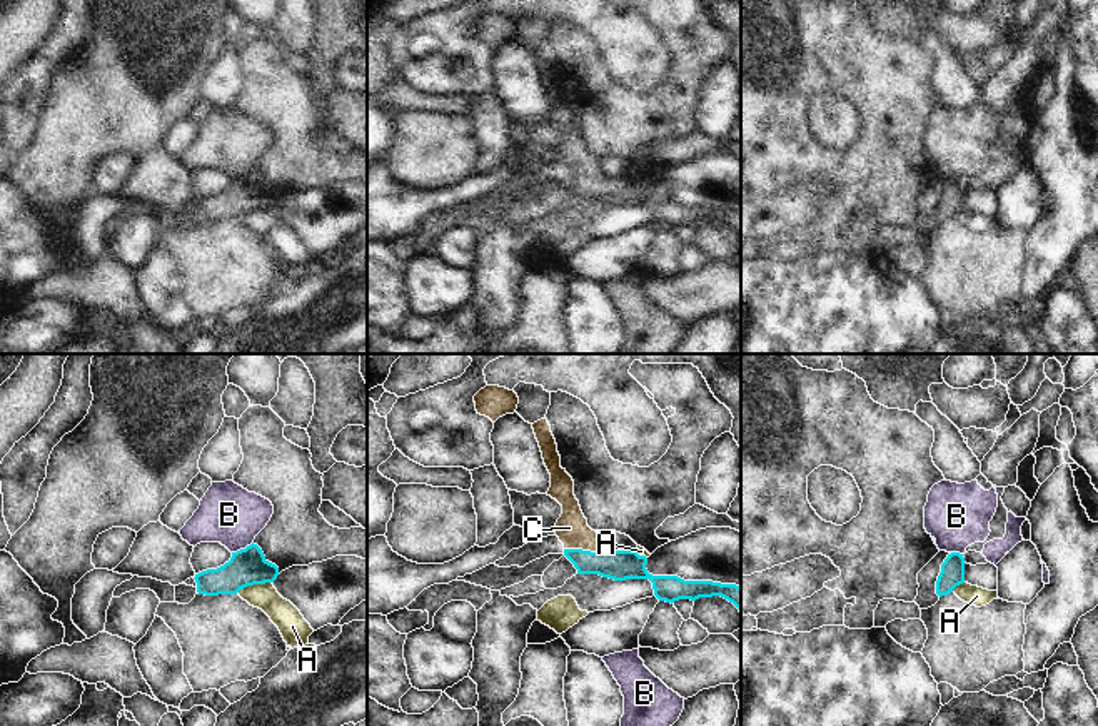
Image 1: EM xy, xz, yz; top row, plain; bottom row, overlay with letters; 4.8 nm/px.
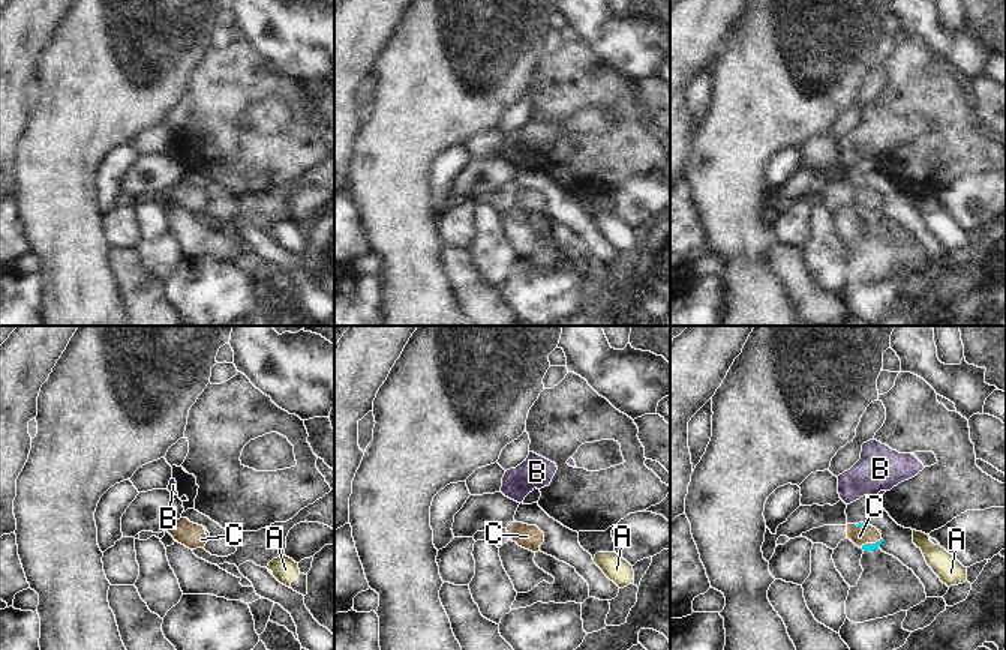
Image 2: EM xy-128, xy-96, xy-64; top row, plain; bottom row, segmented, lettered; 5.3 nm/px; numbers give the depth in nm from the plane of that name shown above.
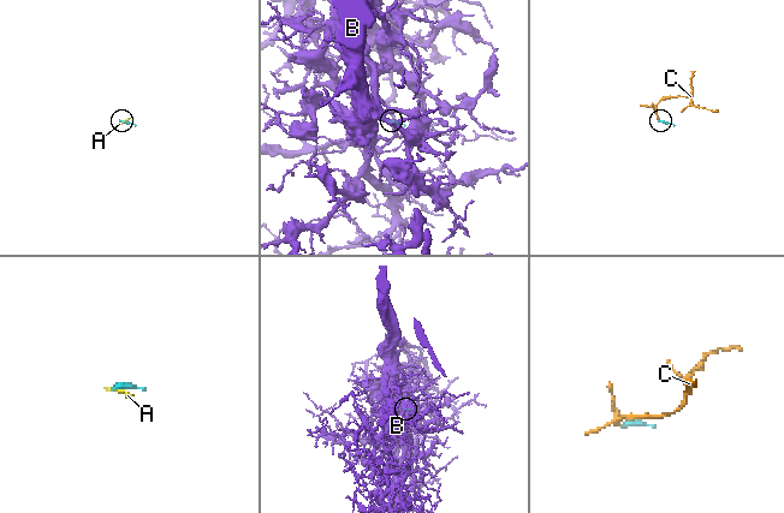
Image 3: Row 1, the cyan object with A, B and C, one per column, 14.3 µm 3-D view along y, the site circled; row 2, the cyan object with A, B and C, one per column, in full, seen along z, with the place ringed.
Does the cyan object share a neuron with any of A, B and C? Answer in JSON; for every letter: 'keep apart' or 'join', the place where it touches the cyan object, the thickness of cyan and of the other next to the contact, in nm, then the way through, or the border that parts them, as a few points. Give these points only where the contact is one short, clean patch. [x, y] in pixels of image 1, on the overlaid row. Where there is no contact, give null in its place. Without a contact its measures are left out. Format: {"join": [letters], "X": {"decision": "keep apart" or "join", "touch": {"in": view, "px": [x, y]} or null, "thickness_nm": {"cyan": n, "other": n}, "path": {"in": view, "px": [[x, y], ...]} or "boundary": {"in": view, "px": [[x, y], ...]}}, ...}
{"join": ["C"], "A": {"decision": "keep apart", "touch": {"in": "xy", "px": [252, 584]}, "thickness_nm": {"cyan": 180, "other": 140}, "boundary": {"in": "xy", "px": [[271, 581], [247, 584], [236, 593]]}}, "B": {"decision": "keep apart", "touch": {"in": "xy", "px": [242, 549]}, "thickness_nm": {"cyan": 180, "other": 280}, "boundary": {"in": "xy", "px": [[252, 541], [232, 553]]}}, "C": {"decision": "join", "touch": {"in": "xz", "px": [581, 549]}, "thickness_nm": {"cyan": 140, "other": 160}, "path": {"in": "xz", "px": [[616, 564], [591, 559], [581, 549], [571, 528]]}}}

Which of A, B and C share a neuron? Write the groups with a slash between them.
A / B / C

